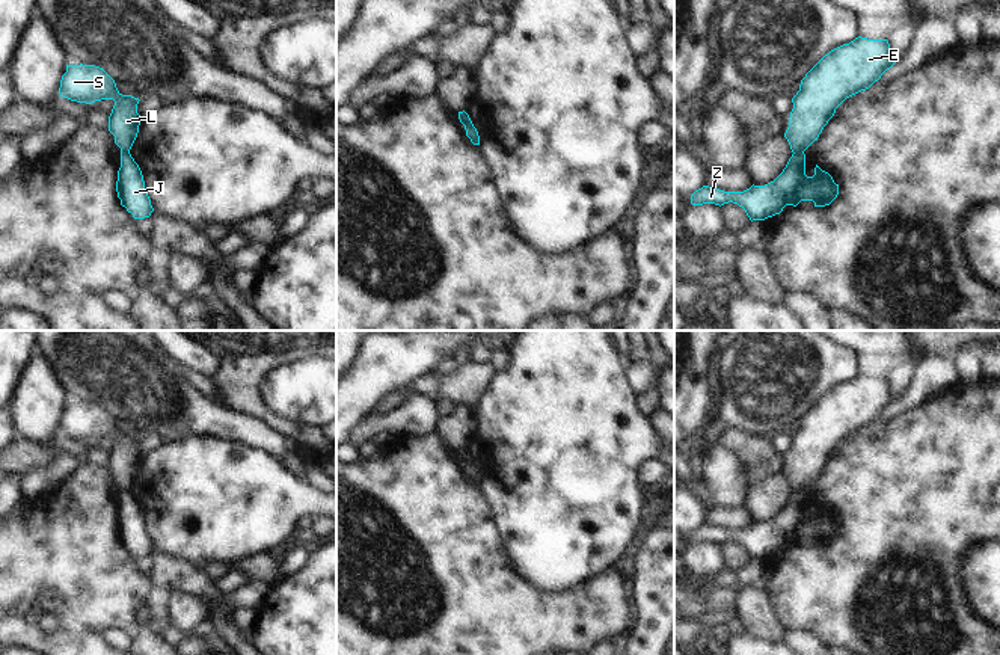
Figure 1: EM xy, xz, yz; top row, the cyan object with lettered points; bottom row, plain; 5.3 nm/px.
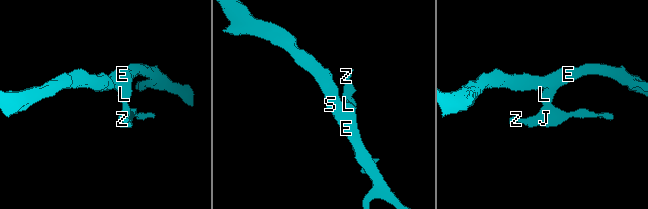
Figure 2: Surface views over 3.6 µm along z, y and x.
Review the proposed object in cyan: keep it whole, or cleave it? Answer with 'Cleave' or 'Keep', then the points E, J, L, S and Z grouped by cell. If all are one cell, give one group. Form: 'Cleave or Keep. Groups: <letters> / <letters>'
Cleave. Groups: E L S / J Z

